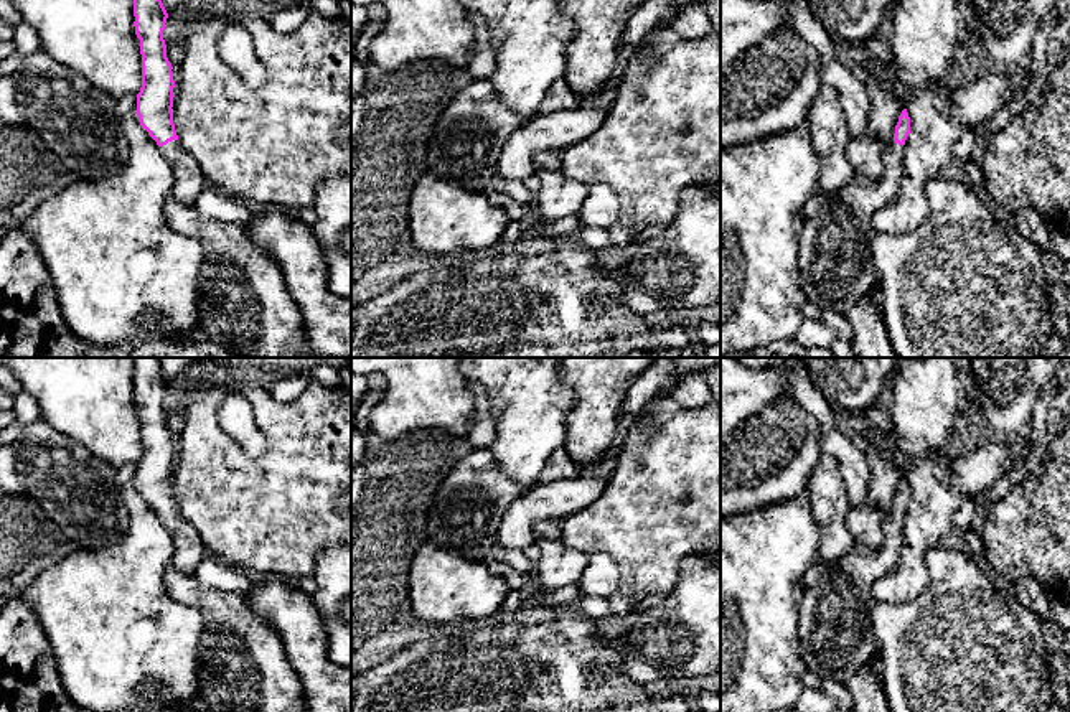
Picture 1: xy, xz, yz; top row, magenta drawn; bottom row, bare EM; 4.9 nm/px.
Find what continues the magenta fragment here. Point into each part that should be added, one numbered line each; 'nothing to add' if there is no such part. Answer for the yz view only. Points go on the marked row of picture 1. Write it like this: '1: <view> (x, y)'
1: yz (836, 271)

